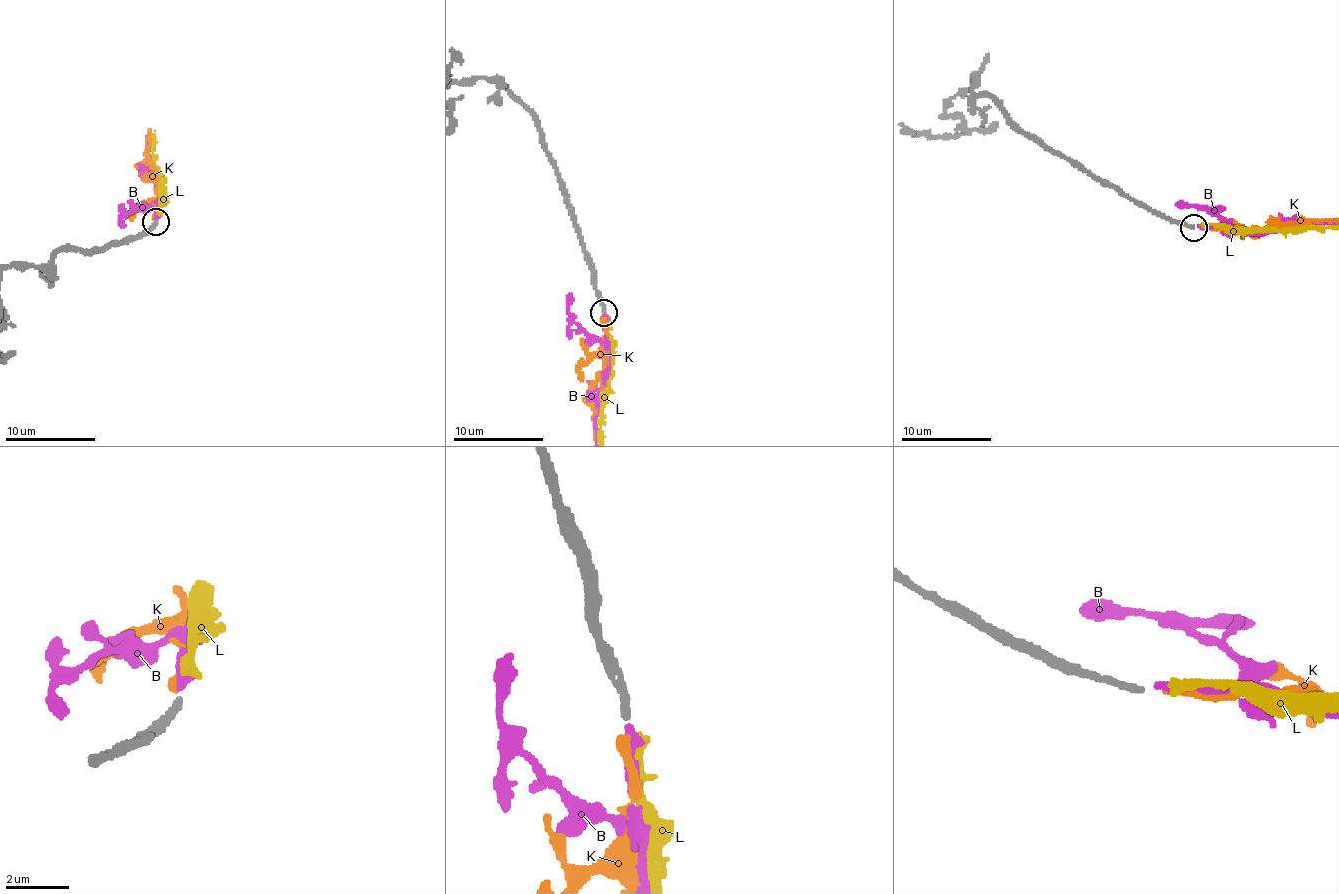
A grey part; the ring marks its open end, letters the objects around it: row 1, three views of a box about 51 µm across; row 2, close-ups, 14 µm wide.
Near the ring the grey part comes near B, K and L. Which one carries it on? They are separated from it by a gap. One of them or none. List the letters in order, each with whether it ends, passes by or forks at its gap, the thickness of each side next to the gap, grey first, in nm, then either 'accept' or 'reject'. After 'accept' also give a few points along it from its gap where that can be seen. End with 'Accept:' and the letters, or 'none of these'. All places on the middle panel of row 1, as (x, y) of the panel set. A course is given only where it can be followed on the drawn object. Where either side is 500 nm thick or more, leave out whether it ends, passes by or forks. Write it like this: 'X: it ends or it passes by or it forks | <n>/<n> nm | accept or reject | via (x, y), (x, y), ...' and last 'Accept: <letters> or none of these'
B: it ends | 220/300 nm | reject
K: it ends | 220/280 nm | accept
L: it ends | 220/300 nm | reject
Accept: K

